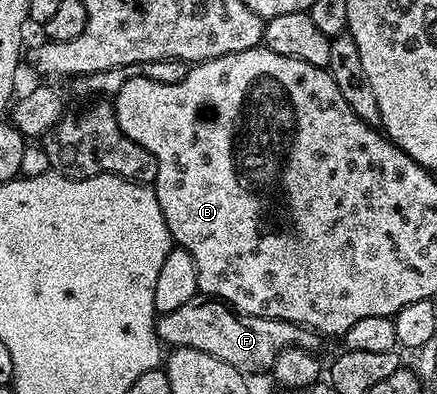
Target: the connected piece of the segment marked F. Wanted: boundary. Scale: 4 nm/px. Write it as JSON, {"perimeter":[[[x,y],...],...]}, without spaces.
{"perimeter":[[[195,298],[180,306],[180,310],[161,313],[157,317],[158,339],[163,345],[170,344],[171,349],[191,348],[204,350],[212,358],[228,362],[238,372],[269,373],[274,360],[286,348],[317,349],[319,333],[301,324],[287,320],[265,320],[259,316],[243,316],[234,311],[229,304],[217,298]]]}

